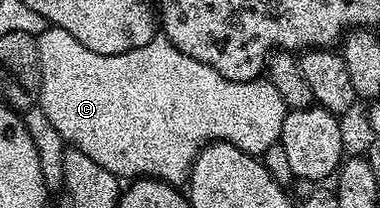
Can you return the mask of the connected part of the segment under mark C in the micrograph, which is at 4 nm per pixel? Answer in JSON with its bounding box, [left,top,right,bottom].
[36,27,288,187]

